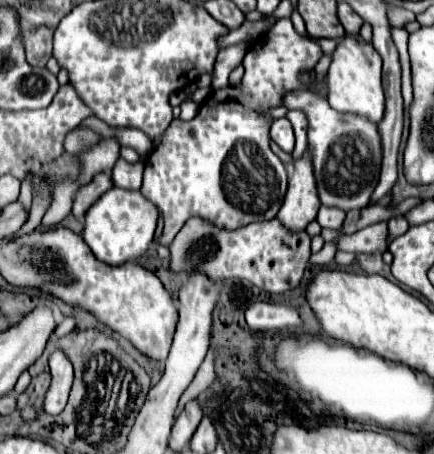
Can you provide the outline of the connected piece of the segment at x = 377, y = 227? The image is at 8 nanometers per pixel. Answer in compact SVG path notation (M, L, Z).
M377 222L355 234L343 235L337 230L322 228L321 235L325 242L335 241L337 249L352 253L383 254L387 250L387 224Z

